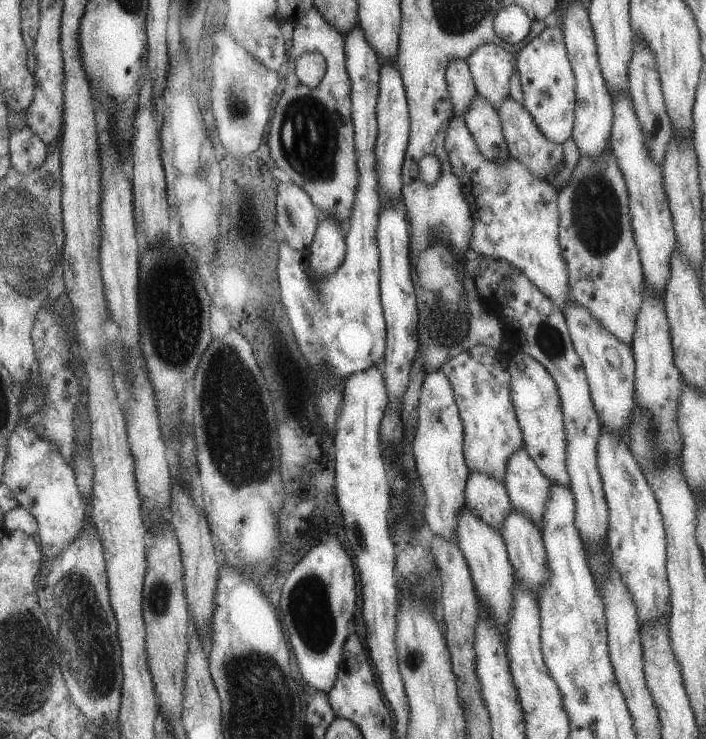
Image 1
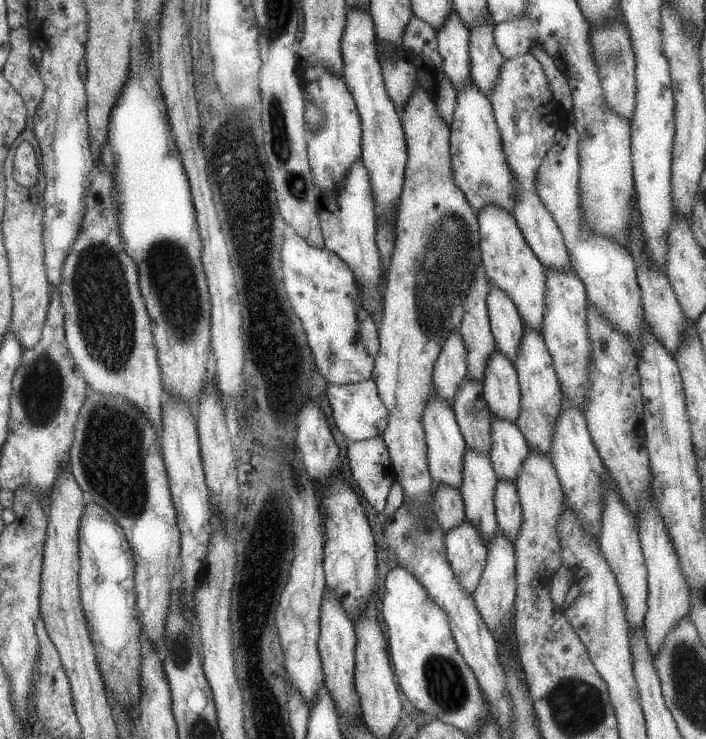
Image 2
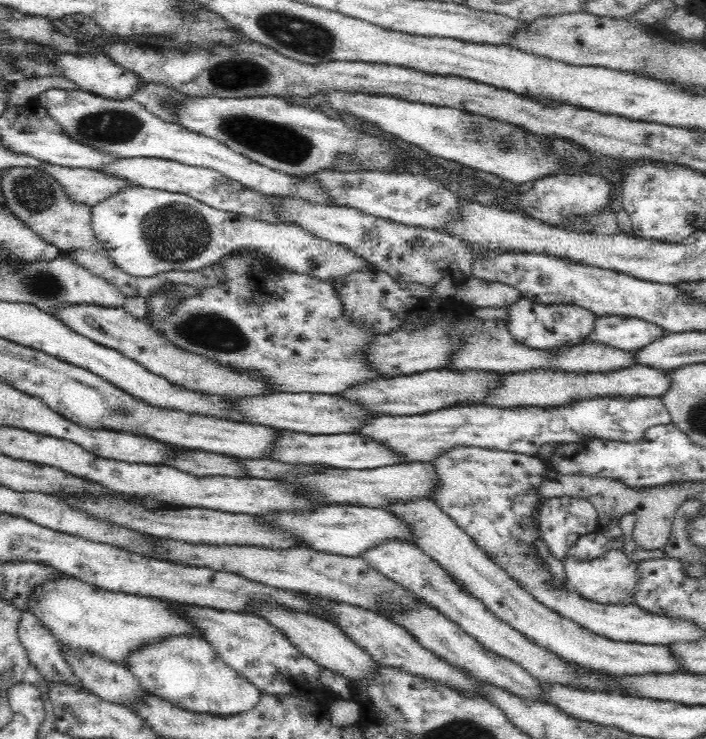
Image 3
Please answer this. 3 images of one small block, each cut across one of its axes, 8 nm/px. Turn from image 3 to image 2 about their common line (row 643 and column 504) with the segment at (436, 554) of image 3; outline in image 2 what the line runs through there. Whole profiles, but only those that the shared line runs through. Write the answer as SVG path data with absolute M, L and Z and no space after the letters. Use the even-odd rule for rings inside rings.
M496 529L495 534L489 538L486 546L486 562L481 572L477 587L472 596L475 609L485 622L489 633L495 639L497 646L503 638L507 638L511 644L516 644L514 633L514 608L516 594L516 580L514 574L515 556L513 544L503 536L503 532Z

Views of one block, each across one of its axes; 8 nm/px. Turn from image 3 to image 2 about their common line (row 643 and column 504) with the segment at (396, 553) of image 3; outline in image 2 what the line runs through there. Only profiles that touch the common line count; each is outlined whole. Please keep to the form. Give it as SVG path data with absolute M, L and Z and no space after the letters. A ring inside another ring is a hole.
M497 479L493 491L493 504L497 529L513 544L522 522L521 507L514 482Z

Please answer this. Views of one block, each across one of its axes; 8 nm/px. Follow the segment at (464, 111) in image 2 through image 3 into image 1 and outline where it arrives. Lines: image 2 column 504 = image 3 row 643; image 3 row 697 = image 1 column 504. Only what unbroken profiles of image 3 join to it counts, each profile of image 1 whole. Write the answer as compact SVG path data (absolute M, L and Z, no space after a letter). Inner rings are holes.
M453 114L448 122L444 138L444 150L451 166L452 174L460 185L461 195L468 205L473 220L470 248L477 252L481 259L503 260L511 268L520 271L536 288L539 288L559 309L563 310L568 298L568 279L565 262L560 256L557 243L558 211L556 192L550 182L538 179L527 168L523 167L510 155L506 159L484 158L477 149L475 140L468 132L463 118Z

